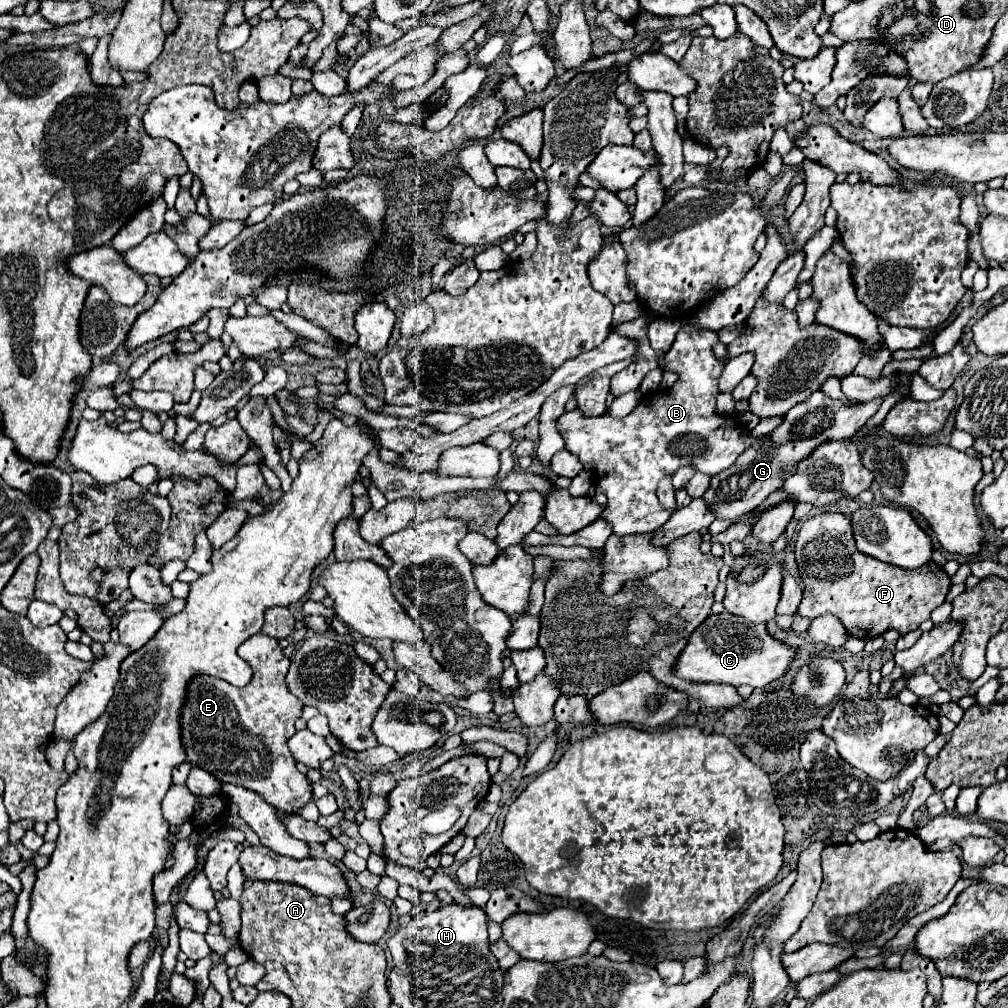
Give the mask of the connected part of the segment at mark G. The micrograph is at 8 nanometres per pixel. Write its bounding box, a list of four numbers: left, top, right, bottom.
[703,392,881,520]

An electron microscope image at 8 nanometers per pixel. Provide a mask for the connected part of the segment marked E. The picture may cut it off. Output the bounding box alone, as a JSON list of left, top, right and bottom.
[181,632,311,814]

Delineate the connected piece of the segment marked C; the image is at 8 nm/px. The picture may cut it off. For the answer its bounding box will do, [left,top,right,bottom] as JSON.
[675,612,797,688]

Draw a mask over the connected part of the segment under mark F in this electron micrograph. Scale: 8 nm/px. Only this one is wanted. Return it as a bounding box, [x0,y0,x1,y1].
[795,514,951,640]

